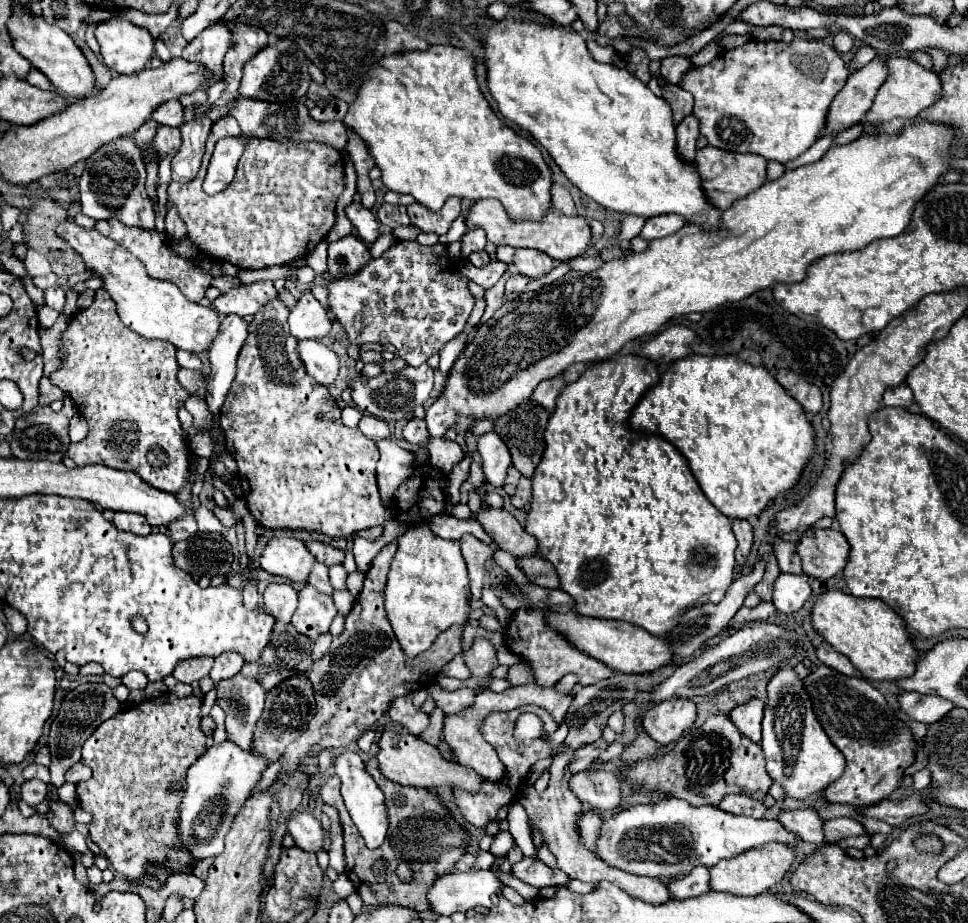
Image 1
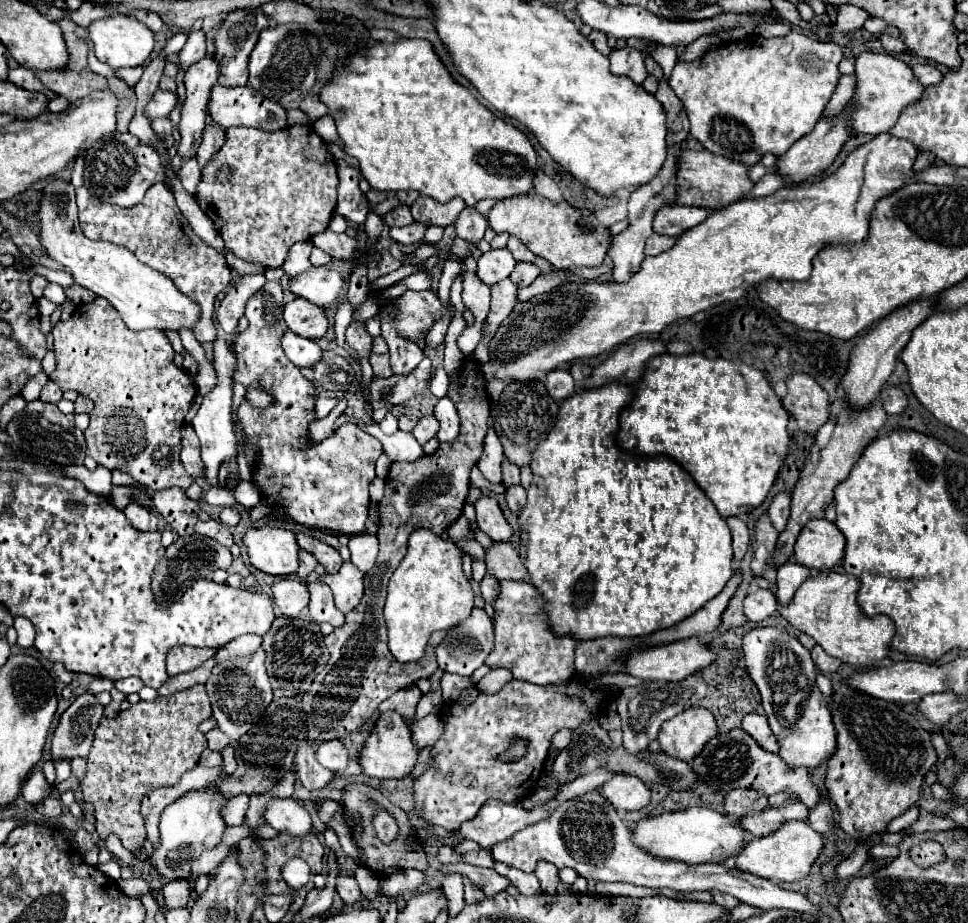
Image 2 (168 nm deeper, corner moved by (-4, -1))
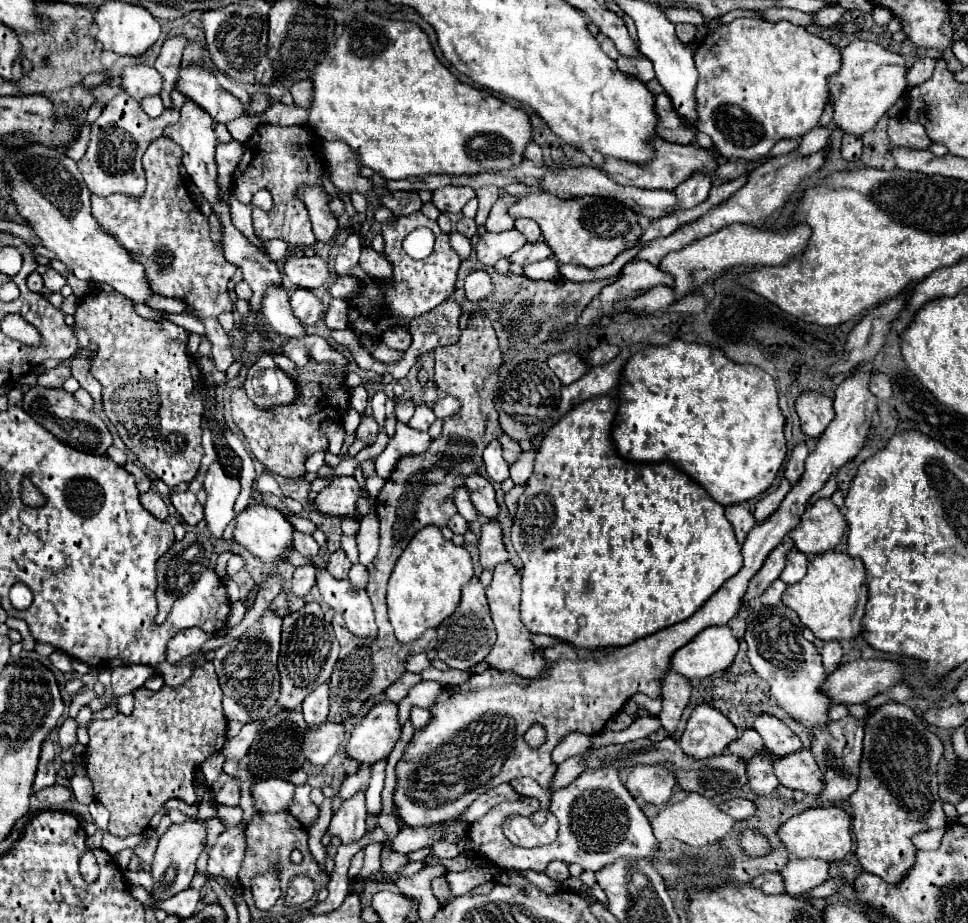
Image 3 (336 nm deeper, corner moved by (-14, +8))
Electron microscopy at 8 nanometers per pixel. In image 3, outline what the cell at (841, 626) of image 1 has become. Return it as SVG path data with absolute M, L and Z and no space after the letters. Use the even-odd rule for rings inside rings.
M822 552L808 560L806 576L784 590L782 602L792 608L802 624L820 640L852 640L860 636L860 620L868 600L866 570L860 558L844 552Z

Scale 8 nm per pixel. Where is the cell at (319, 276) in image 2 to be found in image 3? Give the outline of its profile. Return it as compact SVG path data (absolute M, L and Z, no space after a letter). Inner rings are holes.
M288 256L282 260L282 272L286 278L300 288L318 288L330 284L330 272L326 260L312 256Z

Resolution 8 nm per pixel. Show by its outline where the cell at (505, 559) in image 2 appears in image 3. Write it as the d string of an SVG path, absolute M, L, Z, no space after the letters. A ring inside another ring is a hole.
M490 520L480 526L480 564L482 568L494 570L496 564L508 560L508 552L502 544L502 530L496 520Z

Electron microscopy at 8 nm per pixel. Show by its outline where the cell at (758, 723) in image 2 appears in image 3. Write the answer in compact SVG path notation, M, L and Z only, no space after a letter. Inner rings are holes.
M762 714L754 722L756 732L762 736L766 750L772 754L772 758L788 756L792 752L798 752L802 748L800 738L778 718Z

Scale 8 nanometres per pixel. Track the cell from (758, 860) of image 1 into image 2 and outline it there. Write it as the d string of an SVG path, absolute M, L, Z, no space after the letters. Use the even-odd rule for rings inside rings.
M788 821L776 833L752 839L746 849L738 853L736 869L742 869L744 873L754 873L756 877L770 879L774 883L800 881L810 873L810 867L816 861L822 845L822 835L816 833L810 825L802 821Z

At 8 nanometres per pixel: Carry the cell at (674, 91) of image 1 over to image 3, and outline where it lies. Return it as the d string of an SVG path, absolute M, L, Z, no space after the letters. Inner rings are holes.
M662 92L654 98L654 108L658 116L658 126L656 126L656 136L672 142L672 144L692 144L694 142L694 132L690 128L684 128L680 122L678 114L672 108L670 98Z

